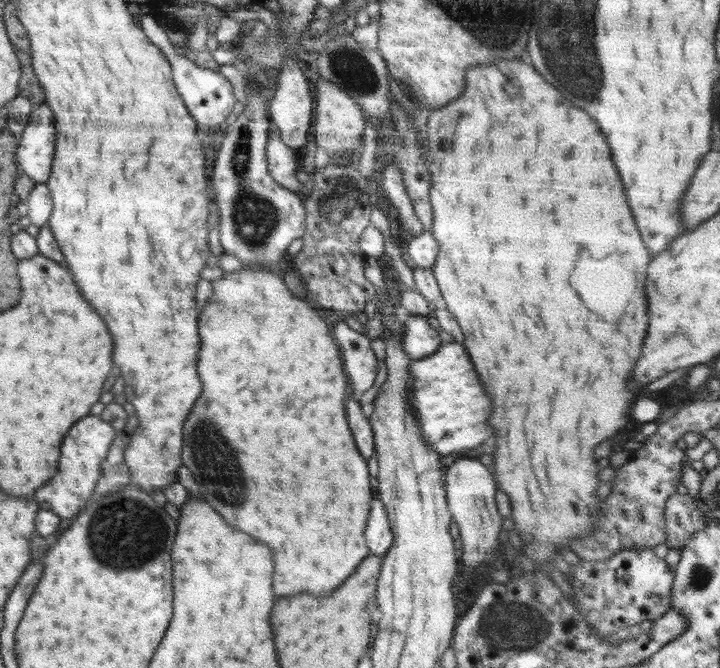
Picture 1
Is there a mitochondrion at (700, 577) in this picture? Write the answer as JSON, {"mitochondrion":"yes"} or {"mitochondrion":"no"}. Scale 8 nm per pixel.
{"mitochondrion":"yes"}

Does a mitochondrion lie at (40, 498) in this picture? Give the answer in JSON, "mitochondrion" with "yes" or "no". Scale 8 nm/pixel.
{"mitochondrion":"no"}

